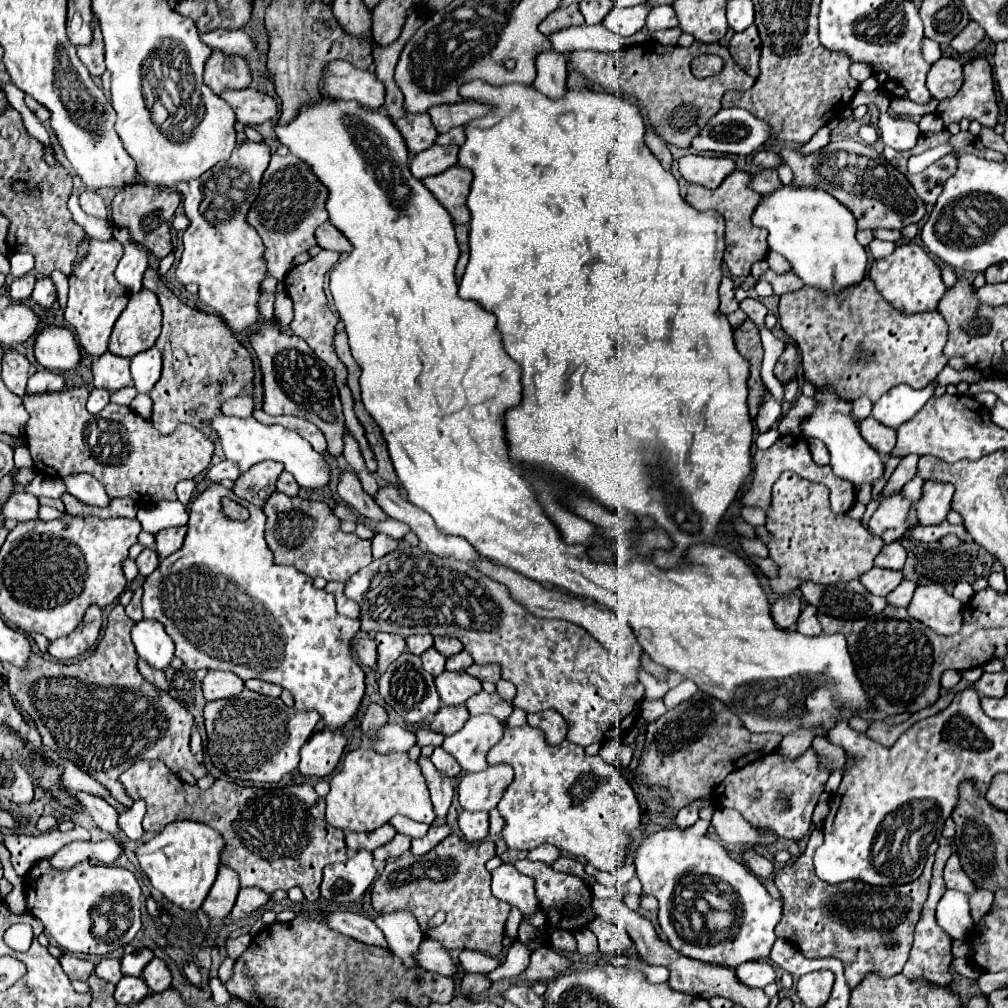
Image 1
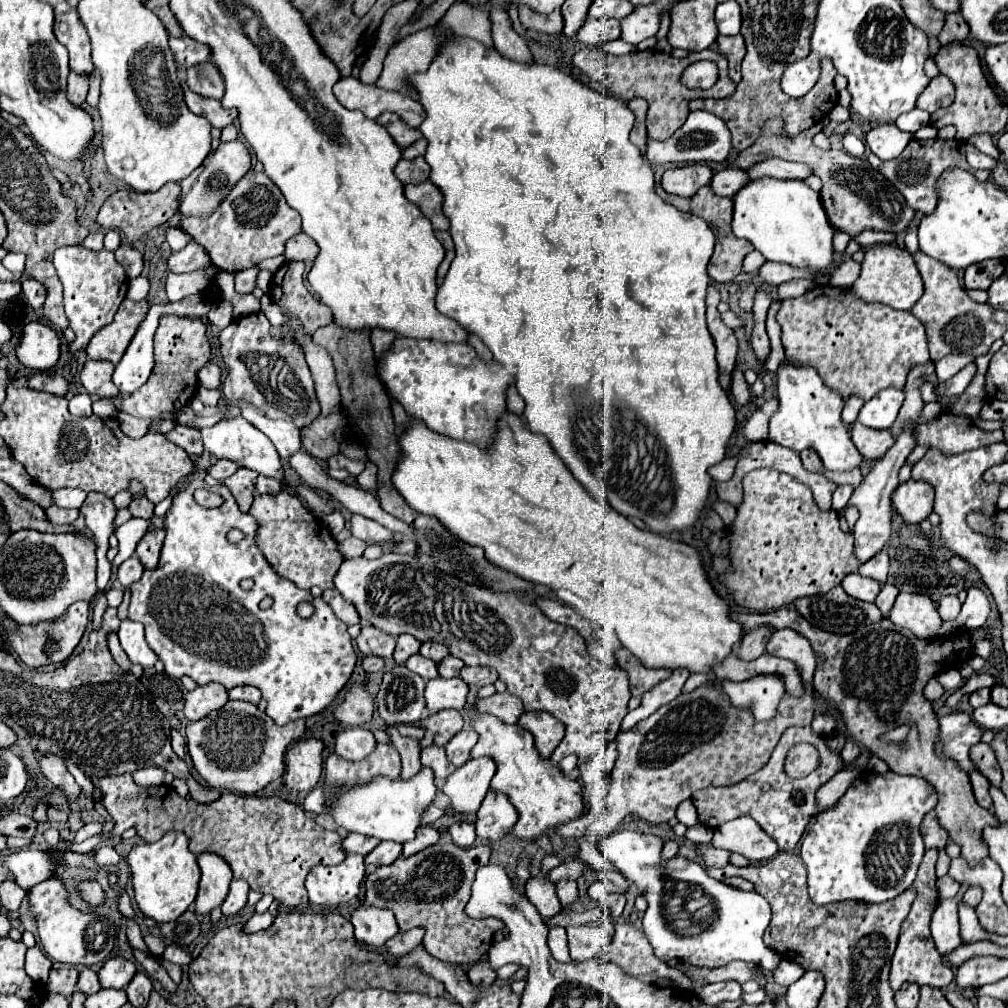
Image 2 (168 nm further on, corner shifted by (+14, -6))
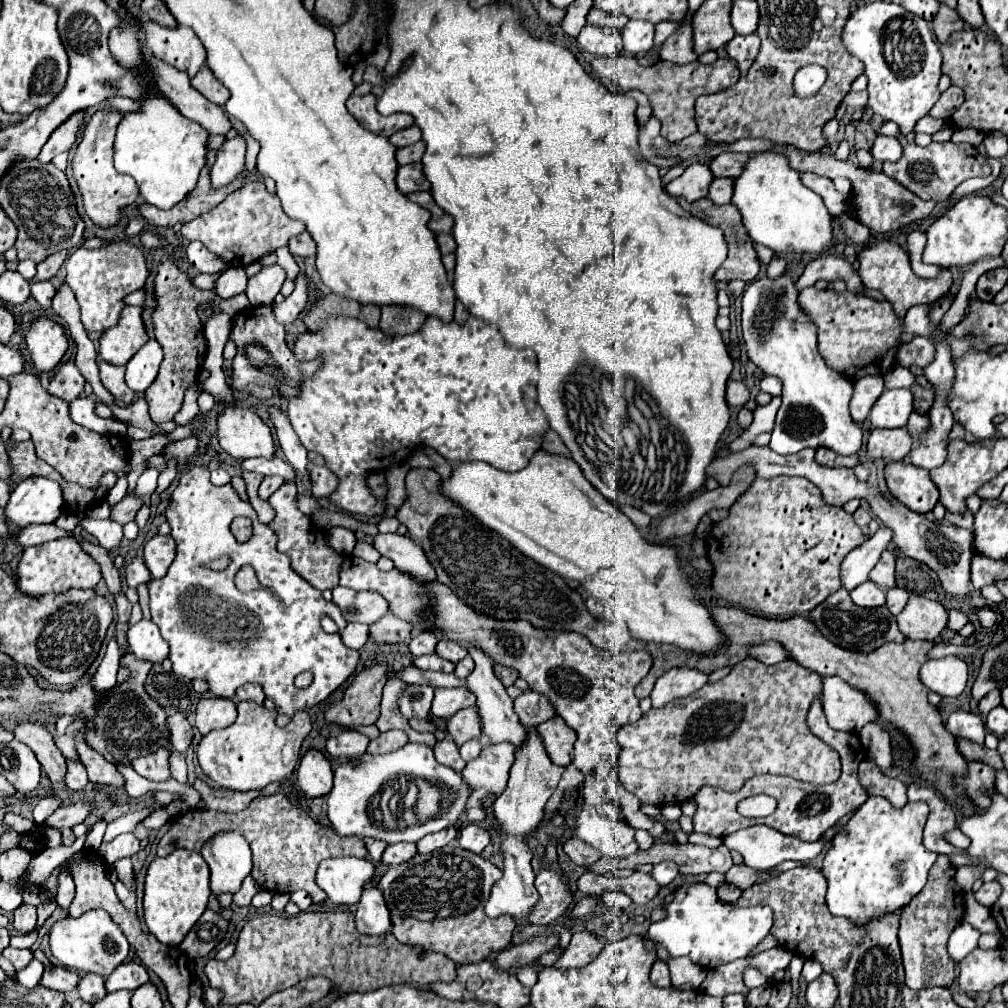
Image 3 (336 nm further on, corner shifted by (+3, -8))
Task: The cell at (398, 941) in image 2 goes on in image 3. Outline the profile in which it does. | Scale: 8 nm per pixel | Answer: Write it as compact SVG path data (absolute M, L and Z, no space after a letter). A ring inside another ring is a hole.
M337 910L337 912L299 912L297 916L263 914L263 916L251 918L243 926L237 938L235 954L229 960L207 960L203 972L207 976L209 988L223 992L221 1004L237 1006L237 1004L249 1002L253 1006L259 1006L267 996L281 992L289 988L291 984L297 984L313 976L325 976L327 980L331 980L335 996L345 996L349 992L369 992L369 990L375 990L381 986L393 986L393 984L429 988L433 982L453 982L455 964L439 952L401 944L395 940L393 934L365 936L357 932L351 912Z

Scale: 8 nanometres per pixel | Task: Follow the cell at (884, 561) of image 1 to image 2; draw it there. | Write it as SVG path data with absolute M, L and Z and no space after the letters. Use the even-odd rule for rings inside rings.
M878 552L876 556L872 556L866 564L862 564L858 568L858 574L868 576L868 578L884 584L886 582L886 574L888 574L888 556L886 556L886 552Z

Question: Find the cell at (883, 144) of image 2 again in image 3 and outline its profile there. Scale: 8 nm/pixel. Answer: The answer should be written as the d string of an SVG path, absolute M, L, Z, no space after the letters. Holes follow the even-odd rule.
M877 136L873 146L871 146L871 154L875 160L891 160L897 162L903 154L903 144L895 138L895 136Z

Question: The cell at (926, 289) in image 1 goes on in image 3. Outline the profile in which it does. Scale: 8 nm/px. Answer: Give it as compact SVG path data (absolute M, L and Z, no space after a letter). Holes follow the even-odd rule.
M877 242L877 244L863 248L859 252L859 276L863 280L863 286L879 290L893 304L893 310L899 318L903 318L907 314L907 310L915 304L929 304L933 300L941 298L951 286L951 272L949 270L943 270L941 276L937 276L935 280L919 278L911 270L907 252L899 244L893 244L893 242Z

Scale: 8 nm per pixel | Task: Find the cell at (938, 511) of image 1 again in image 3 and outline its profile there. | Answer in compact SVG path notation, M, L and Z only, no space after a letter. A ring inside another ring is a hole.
M889 462L885 478L891 494L909 510L927 514L939 500L939 488L931 482L929 472L909 462Z

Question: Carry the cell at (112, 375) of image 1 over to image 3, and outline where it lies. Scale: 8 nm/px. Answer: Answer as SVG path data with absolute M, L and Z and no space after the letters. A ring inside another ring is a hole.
M99 362L101 382L103 386L115 396L115 400L123 400L125 404L131 404L135 398L135 392L125 384L125 366L113 366L109 362Z

